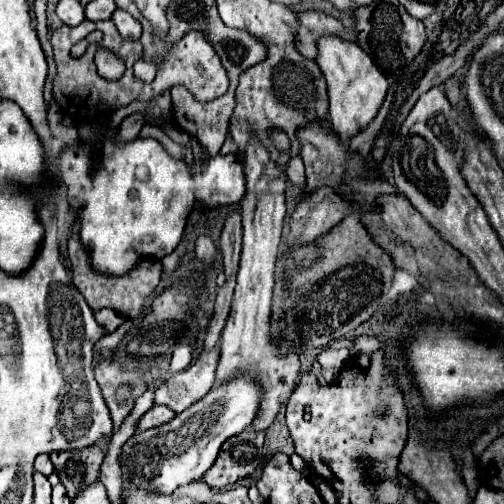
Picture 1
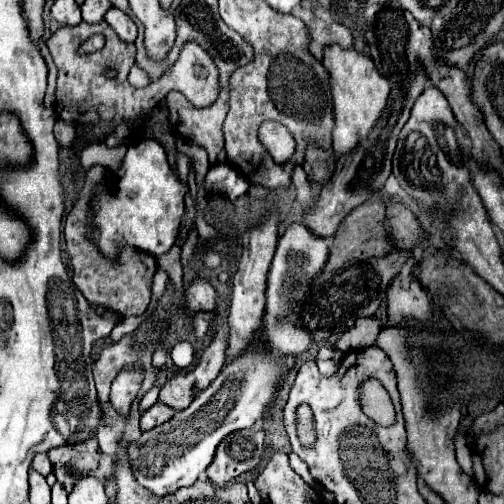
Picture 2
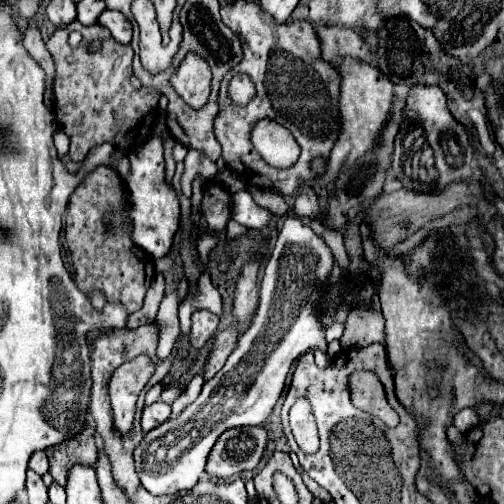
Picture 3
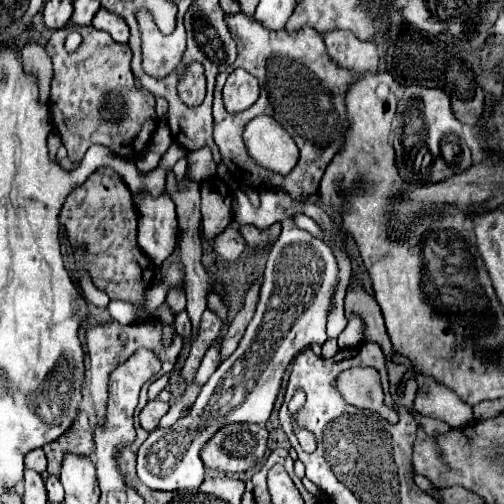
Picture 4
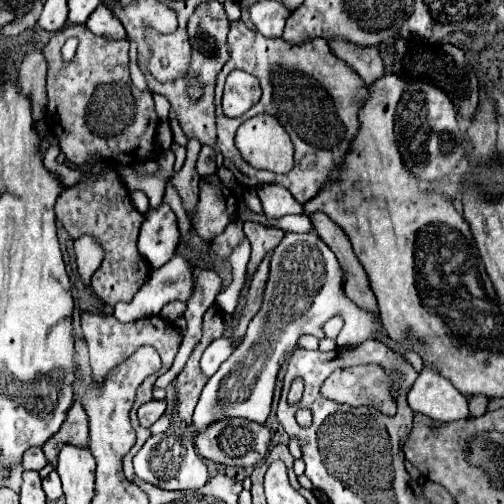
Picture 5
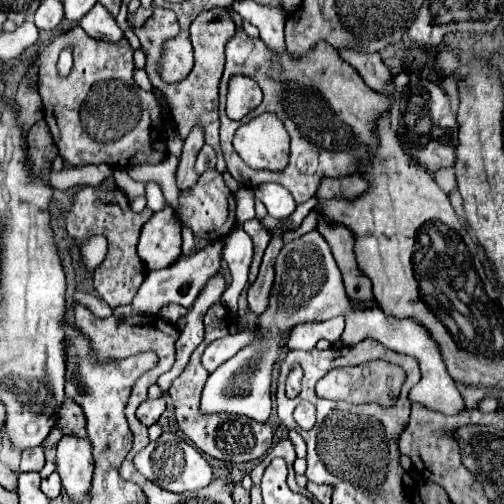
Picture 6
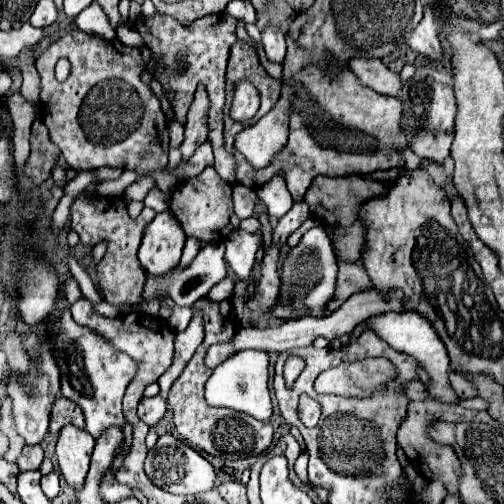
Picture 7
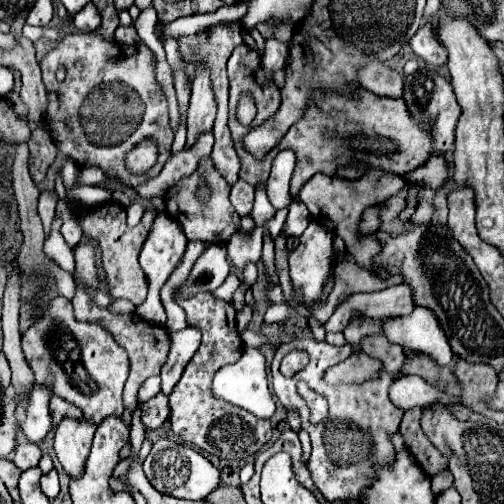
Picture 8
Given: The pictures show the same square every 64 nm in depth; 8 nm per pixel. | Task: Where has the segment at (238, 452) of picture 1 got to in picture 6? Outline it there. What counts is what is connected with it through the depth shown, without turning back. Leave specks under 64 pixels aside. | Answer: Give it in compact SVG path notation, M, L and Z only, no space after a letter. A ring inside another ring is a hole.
M216 306L212 310L208 310L208 314L204 318L204 326L206 326L206 336L204 336L202 344L194 350L186 370L172 382L172 386L168 390L168 394L174 402L178 428L184 432L186 438L192 440L192 444L200 452L204 452L212 458L226 460L226 462L248 462L248 460L262 458L266 454L266 450L272 446L272 436L274 436L272 428L268 424L256 422L248 416L234 416L234 414L224 414L224 412L220 412L220 414L202 414L200 412L200 394L202 394L202 388L204 388L206 378L208 378L208 372L200 364L202 352L210 342L230 334L228 318L220 318L220 314L216 312Z

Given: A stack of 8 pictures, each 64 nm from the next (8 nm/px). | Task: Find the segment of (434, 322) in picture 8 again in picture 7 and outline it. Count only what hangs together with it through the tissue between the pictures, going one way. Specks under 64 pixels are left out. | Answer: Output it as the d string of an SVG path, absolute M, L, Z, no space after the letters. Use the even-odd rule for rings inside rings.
M402 312L402 314L384 314L384 316L376 316L372 320L366 322L370 330L374 330L380 338L384 338L392 348L410 354L412 358L416 358L426 372L432 378L432 384L428 386L428 392L432 398L440 400L440 402L458 402L458 396L452 392L450 384L448 384L448 368L450 368L450 356L446 350L446 344L440 340L438 332L432 328L432 322L428 322L426 316L422 316L420 312Z

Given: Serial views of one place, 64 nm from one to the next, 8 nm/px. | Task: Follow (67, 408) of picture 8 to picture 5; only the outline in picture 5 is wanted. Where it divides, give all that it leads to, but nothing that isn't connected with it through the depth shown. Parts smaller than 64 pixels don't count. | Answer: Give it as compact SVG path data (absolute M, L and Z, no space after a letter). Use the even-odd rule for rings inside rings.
M78 400L72 402L72 406L66 412L66 418L64 418L64 424L60 426L60 430L52 436L52 440L48 440L42 446L46 458L48 458L48 462L52 466L56 466L58 448L62 448L66 442L78 444L78 446L88 444L88 418L86 418L86 412L84 412L84 408L82 408L82 404Z

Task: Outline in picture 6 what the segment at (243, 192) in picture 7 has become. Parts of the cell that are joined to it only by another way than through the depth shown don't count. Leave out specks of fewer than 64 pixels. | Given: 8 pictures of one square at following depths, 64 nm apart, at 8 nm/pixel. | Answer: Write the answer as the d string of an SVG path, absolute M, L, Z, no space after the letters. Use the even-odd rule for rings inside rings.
M240 188L236 192L236 221L242 225L247 220L255 219L255 195L250 188Z

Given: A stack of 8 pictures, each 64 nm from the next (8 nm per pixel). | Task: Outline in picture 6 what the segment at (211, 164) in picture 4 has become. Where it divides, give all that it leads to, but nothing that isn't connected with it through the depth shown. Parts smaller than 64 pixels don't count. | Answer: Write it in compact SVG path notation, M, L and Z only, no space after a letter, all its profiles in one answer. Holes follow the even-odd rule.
M204 144L202 150L198 152L198 158L196 158L196 172L202 174L208 168L214 168L214 150L212 150L212 146Z

